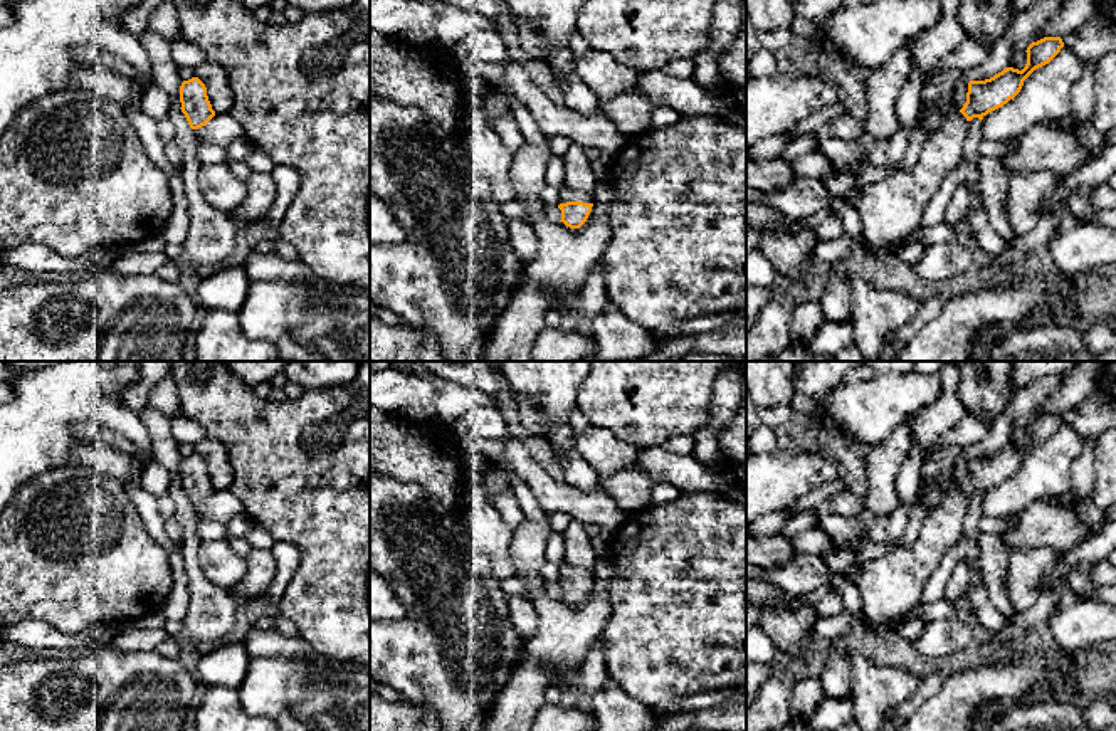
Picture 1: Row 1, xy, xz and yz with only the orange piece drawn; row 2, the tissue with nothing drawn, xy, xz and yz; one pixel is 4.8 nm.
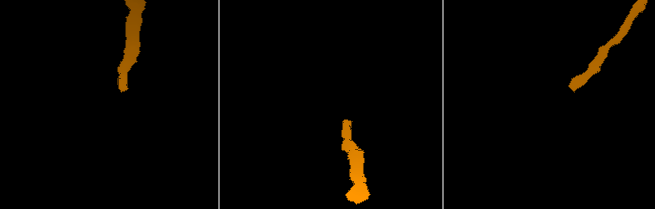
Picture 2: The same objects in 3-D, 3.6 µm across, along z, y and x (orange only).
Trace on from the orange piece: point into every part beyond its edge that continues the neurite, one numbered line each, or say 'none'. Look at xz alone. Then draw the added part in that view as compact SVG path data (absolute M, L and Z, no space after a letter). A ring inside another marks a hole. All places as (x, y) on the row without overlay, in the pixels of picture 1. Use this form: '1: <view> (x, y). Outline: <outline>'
1: xz (567, 570). Outline: M561 561L558 568L560 568L560 580L566 580L566 578L593 580L593 573L582 566L575 566Z

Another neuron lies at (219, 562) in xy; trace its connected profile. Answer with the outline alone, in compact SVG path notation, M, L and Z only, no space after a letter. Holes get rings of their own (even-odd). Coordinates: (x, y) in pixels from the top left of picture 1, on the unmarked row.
M202 539L197 558L203 575L225 590L235 586L247 573L245 558L230 548L229 539Z

